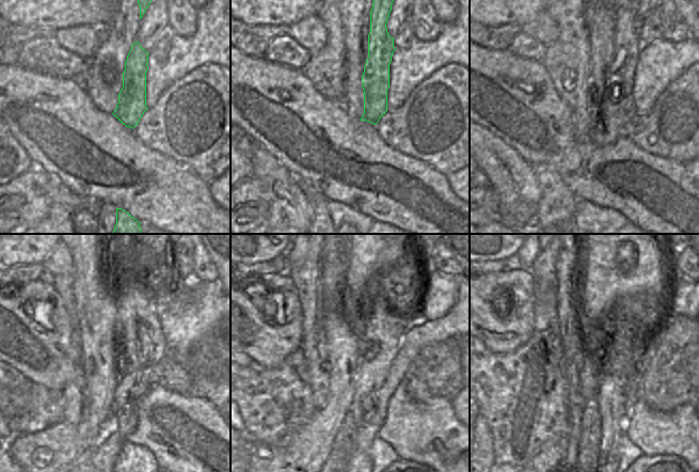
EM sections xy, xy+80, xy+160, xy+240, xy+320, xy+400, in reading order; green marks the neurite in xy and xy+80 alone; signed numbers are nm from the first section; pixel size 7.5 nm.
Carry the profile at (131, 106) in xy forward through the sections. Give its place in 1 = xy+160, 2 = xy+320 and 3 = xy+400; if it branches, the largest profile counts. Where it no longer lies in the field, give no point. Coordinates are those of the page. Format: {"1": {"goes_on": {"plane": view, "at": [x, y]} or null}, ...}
{"1": {"goes_on": {"plane": "xy+160", "at": [616, 106]}}, "2": {"goes_on": {"plane": "xy+320", "at": [382, 332]}}, "3": {"goes_on": {"plane": "xy+400", "at": [622, 347]}}}

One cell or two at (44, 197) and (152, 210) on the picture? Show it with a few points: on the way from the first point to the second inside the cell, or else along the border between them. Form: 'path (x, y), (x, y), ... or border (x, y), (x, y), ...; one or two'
border (62, 182), (81, 198); two

